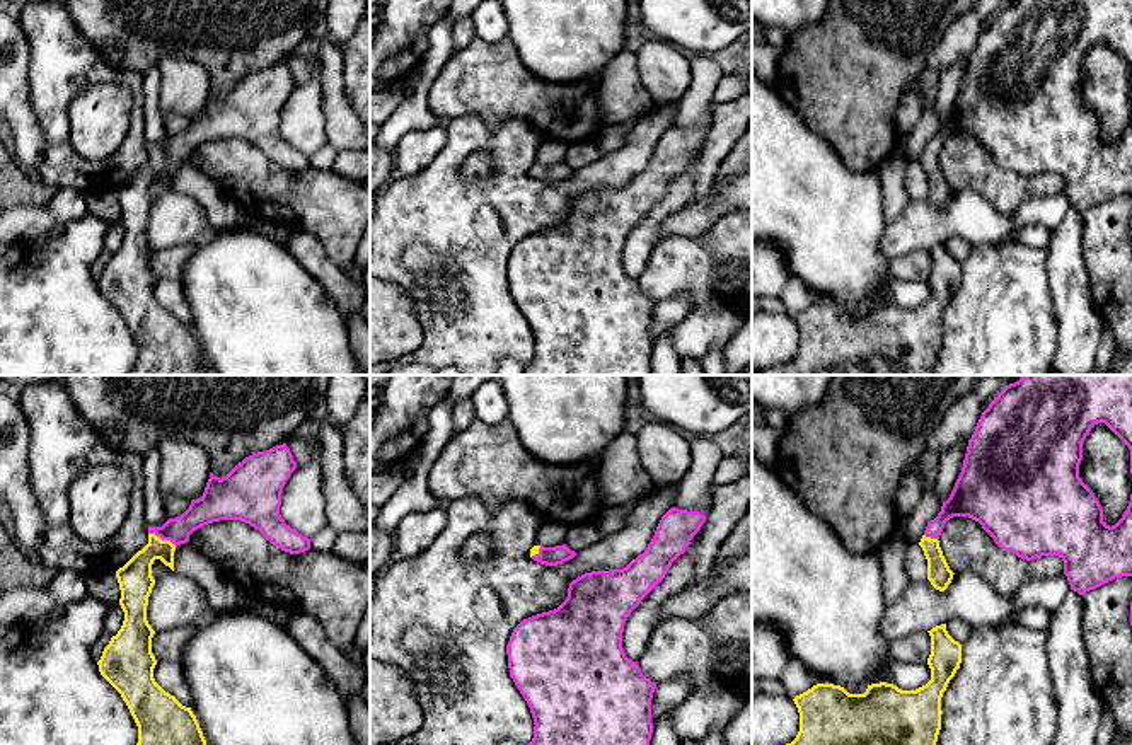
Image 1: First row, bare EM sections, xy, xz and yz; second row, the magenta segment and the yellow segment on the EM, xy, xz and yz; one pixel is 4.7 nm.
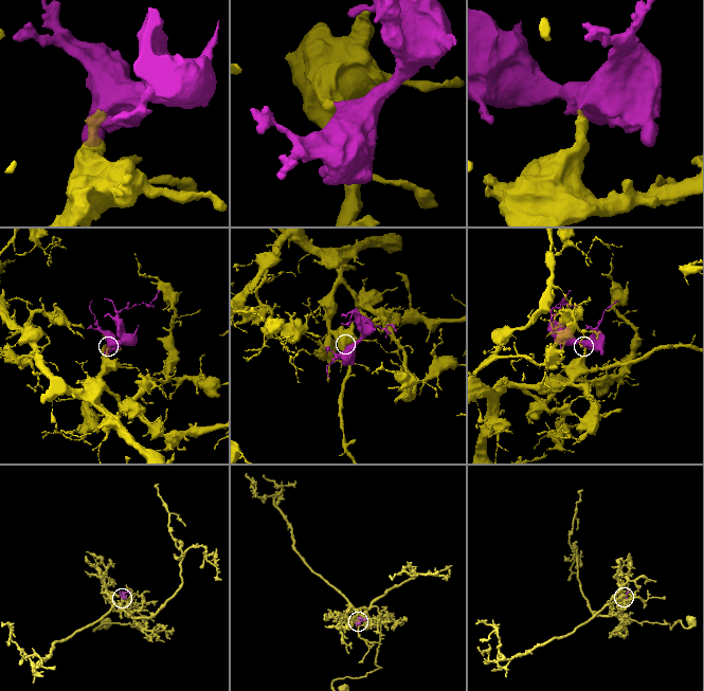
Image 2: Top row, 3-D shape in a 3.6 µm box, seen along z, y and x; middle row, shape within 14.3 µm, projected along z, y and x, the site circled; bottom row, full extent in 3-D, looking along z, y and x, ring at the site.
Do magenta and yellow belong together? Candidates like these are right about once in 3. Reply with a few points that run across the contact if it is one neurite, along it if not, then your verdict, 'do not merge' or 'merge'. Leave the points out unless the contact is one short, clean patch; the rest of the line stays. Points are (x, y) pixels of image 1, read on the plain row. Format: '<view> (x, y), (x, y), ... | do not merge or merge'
xy (205, 128), (162, 157), (140, 181), (135, 196) | merge

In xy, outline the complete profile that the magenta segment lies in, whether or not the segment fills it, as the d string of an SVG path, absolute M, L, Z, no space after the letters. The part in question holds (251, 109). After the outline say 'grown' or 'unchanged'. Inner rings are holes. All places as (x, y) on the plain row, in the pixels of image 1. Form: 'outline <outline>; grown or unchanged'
outline M283 61L245 75L222 97L210 90L203 114L193 118L181 135L169 136L162 145L148 145L148 162L116 189L124 239L118 252L104 266L97 283L101 293L121 312L138 344L138 361L131 375L213 375L211 368L206 367L206 358L191 326L182 324L153 297L157 278L152 271L152 256L155 249L147 239L148 215L155 203L152 194L153 179L160 177L174 189L176 165L189 160L194 148L220 138L245 140L285 170L300 172L309 169L310 157L286 143L280 133L281 111L295 87L297 80L286 61Z; grown

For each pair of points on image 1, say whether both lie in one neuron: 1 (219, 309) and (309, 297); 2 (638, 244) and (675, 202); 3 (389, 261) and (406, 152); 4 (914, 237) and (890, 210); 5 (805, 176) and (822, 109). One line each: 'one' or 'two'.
1: one
2: one
3: two
4: two
5: two

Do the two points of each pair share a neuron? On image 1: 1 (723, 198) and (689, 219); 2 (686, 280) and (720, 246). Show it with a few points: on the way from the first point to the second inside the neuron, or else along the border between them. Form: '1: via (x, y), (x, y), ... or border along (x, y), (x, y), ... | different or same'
1: via (715, 203), (698, 219) | same
2: via (694, 271), (711, 254) | same

